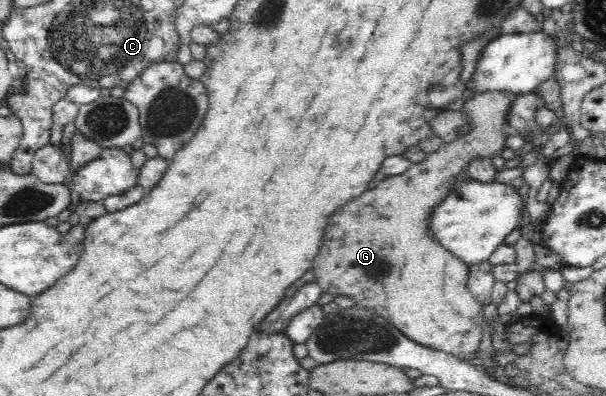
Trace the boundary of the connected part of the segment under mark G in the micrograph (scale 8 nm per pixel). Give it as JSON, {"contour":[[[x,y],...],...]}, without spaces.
{"contour":[[[483,91],[483,93],[475,93],[472,99],[464,102],[463,109],[466,112],[471,130],[467,135],[463,135],[456,141],[450,143],[443,143],[438,151],[427,153],[427,160],[422,163],[412,163],[412,165],[401,175],[387,177],[381,181],[379,185],[372,189],[367,189],[361,197],[355,197],[353,201],[349,201],[347,205],[343,205],[337,213],[333,213],[333,217],[329,219],[329,225],[325,229],[325,237],[323,237],[323,245],[321,245],[321,251],[319,255],[315,257],[313,261],[313,271],[315,271],[315,277],[317,277],[317,283],[321,286],[324,293],[332,293],[334,296],[345,296],[355,300],[357,306],[367,308],[373,311],[373,313],[380,315],[383,319],[389,321],[393,327],[396,327],[401,333],[404,333],[411,341],[416,341],[419,345],[424,345],[429,349],[436,349],[437,351],[444,351],[454,355],[461,361],[467,361],[471,359],[477,353],[479,345],[481,343],[481,337],[483,335],[483,305],[481,305],[468,289],[467,280],[470,272],[470,266],[463,263],[461,259],[455,257],[451,252],[445,250],[435,238],[433,234],[429,232],[428,221],[430,220],[430,213],[432,209],[440,204],[440,201],[449,193],[449,190],[457,183],[456,178],[459,177],[462,171],[465,171],[471,161],[475,158],[489,158],[491,159],[497,154],[501,154],[505,149],[507,137],[513,136],[513,128],[507,124],[507,115],[509,115],[509,109],[513,105],[514,96],[512,93],[506,93],[506,91]]]}

